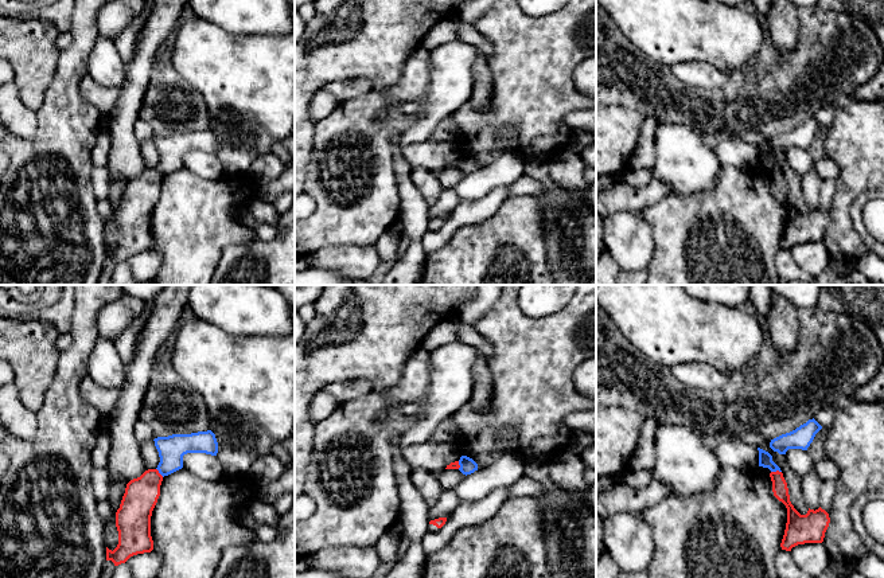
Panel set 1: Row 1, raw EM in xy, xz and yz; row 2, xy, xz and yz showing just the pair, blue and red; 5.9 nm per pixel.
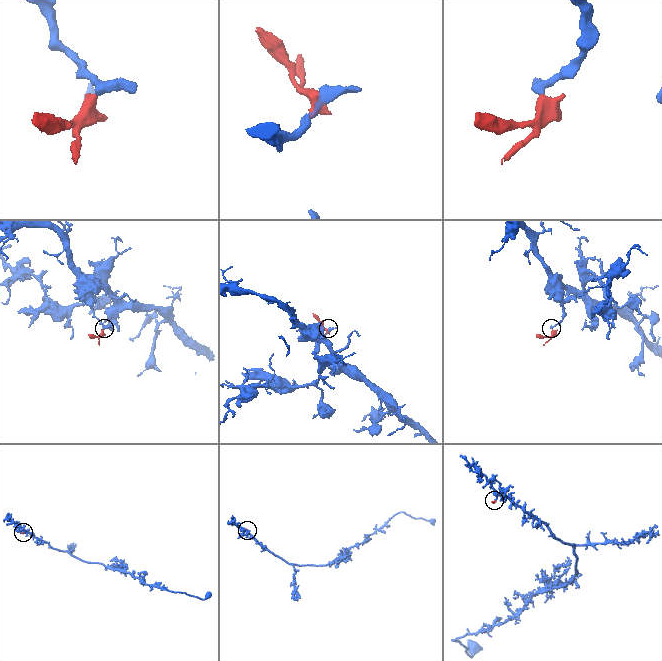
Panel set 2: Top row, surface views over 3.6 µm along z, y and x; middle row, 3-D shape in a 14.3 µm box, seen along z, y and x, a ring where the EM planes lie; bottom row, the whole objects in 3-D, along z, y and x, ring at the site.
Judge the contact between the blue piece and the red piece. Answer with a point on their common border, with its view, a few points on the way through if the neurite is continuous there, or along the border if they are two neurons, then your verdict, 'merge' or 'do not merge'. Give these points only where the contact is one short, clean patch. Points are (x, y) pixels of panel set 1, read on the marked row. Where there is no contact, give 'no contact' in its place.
yz (775, 471) | along yz (781, 471), (771, 472) | do not merge

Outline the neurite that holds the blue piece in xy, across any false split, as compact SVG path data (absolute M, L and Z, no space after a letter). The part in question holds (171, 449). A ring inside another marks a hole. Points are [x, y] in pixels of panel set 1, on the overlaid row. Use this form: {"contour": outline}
{"contour": "M211 430L191 434L172 434L153 440L159 452L159 473L164 477L183 468L183 456L187 453L206 453L217 456L218 442Z"}

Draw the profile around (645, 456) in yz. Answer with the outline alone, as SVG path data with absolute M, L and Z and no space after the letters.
M644 418L640 427L640 440L634 457L630 461L632 470L650 469L655 464L655 433L658 423L653 418Z

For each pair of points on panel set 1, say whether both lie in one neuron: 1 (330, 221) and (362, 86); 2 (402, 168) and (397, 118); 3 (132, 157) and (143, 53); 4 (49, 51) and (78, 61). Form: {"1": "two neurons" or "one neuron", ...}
{"1": "two neurons", "2": "two neurons", "3": "one neuron", "4": "two neurons"}

